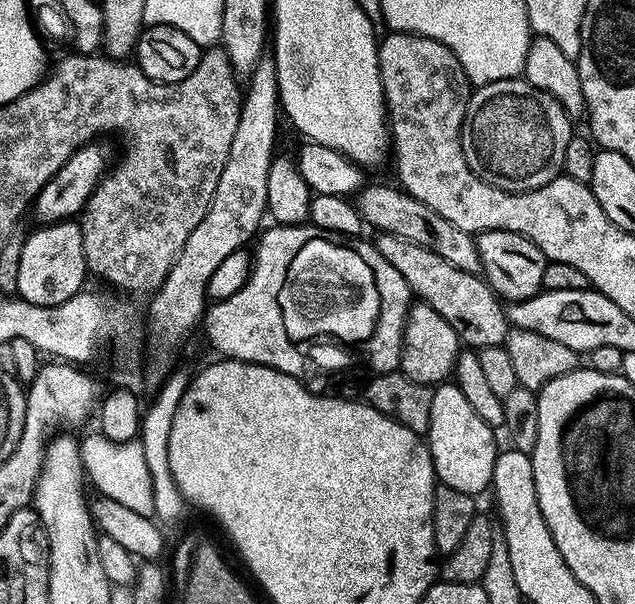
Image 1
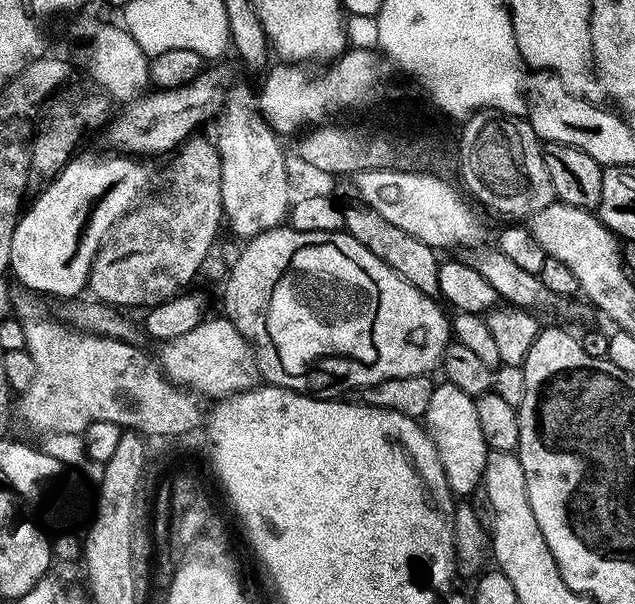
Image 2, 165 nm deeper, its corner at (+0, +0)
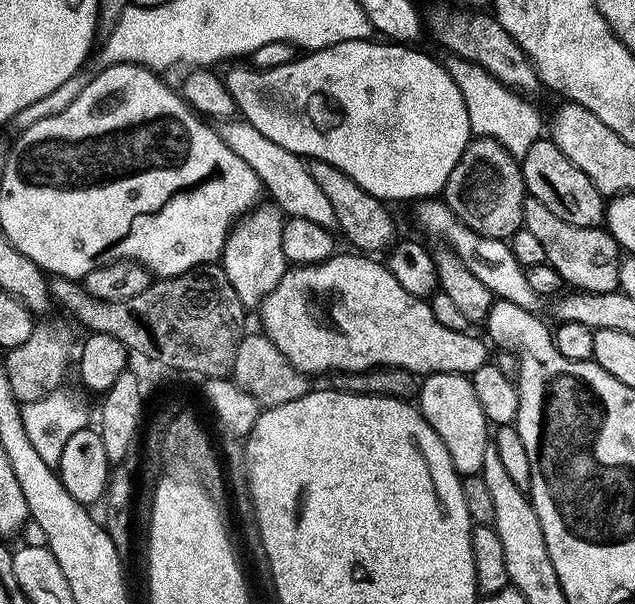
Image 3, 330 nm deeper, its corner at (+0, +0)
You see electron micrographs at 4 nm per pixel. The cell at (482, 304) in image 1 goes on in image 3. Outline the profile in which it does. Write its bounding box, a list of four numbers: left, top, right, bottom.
[307,160,397,254]

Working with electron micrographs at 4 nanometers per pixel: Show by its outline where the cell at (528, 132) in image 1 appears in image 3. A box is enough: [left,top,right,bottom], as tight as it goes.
[442,136,526,240]

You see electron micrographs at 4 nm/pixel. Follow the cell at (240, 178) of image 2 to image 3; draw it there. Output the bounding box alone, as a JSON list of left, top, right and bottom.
[222,204,290,310]

